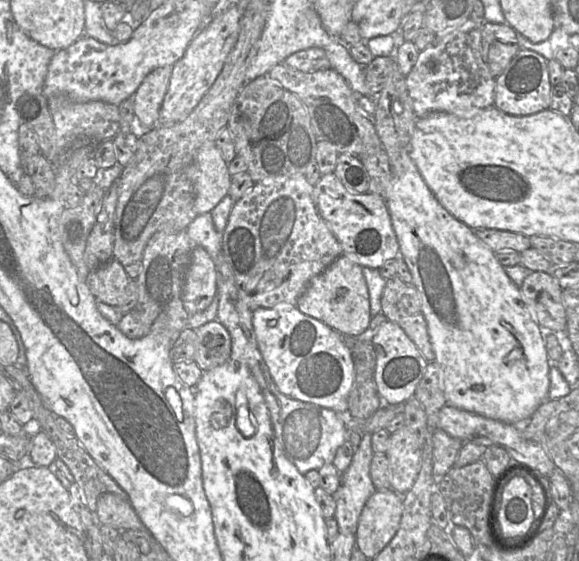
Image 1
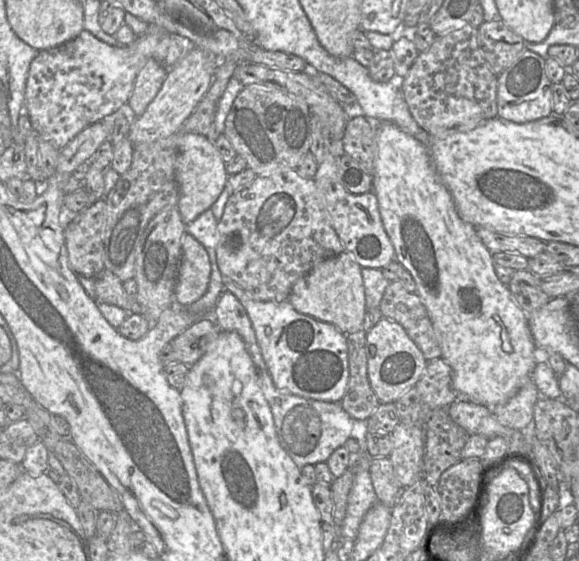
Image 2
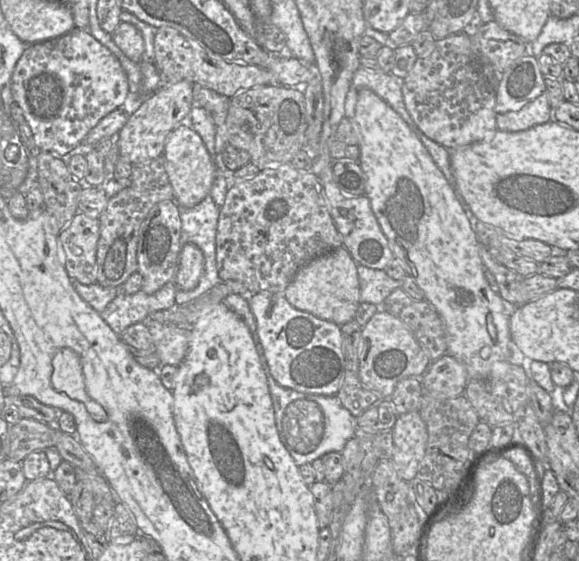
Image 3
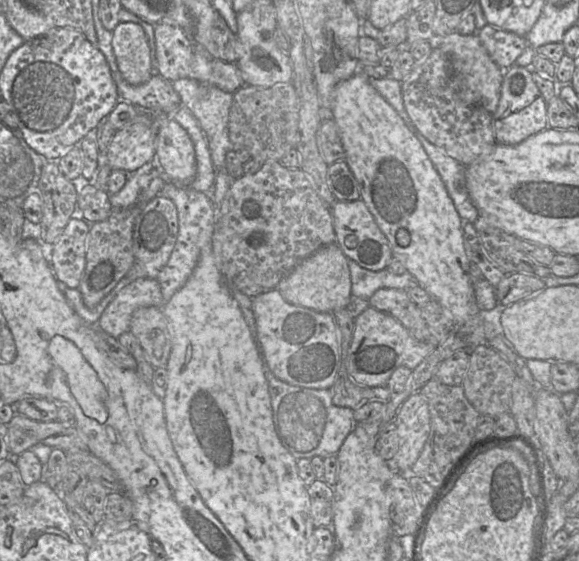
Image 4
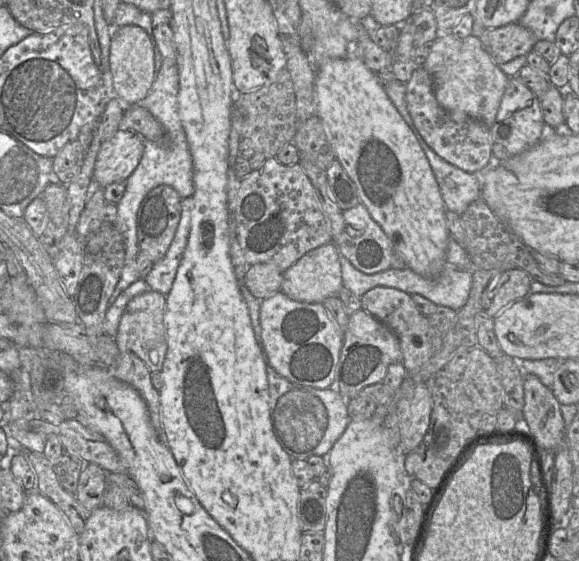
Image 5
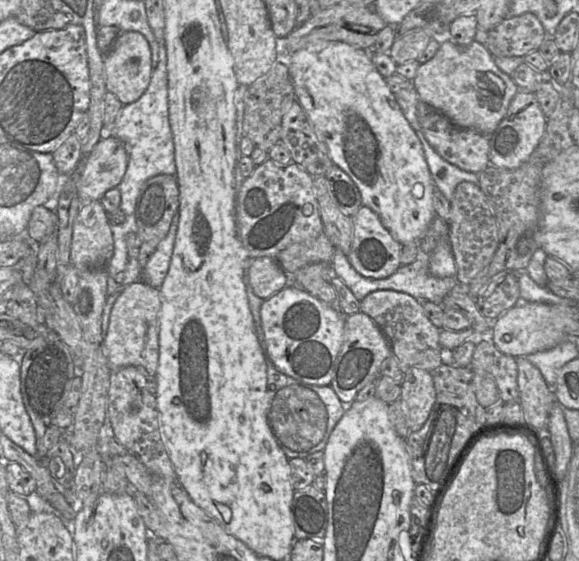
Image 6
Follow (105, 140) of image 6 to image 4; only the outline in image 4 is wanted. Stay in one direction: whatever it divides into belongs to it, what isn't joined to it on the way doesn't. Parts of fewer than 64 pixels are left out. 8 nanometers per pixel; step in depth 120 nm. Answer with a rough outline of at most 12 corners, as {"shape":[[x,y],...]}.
{"shape":[[153,121],[117,130],[111,168],[132,173],[154,160]]}

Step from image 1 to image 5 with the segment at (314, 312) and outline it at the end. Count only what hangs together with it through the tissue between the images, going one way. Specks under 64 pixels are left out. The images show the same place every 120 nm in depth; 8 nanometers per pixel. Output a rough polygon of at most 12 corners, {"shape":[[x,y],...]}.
{"shape":[[333,242],[283,272],[290,299],[322,303],[342,287]]}

